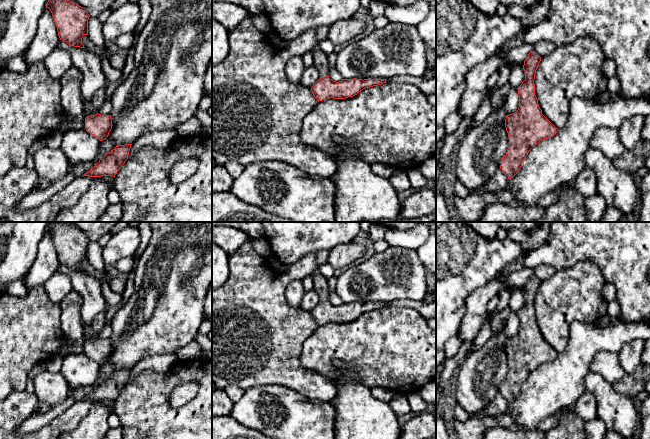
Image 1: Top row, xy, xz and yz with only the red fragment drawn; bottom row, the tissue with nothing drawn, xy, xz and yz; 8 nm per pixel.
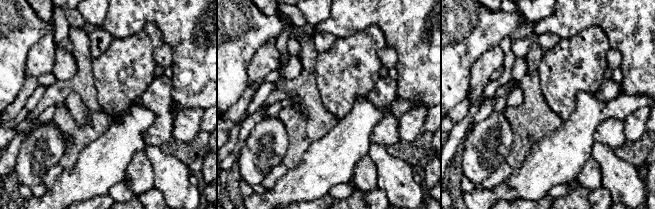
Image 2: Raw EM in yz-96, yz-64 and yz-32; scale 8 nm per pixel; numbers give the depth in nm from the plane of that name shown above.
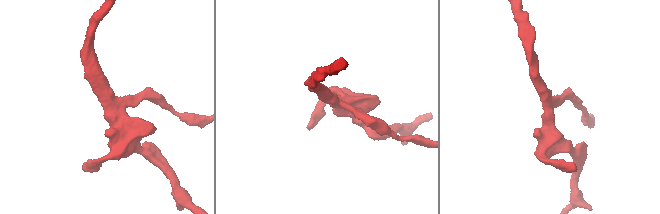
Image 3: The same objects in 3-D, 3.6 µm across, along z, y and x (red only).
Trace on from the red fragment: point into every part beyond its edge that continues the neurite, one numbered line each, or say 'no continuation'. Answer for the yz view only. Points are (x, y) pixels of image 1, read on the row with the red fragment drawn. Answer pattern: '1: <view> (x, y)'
no continuation

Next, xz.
1: xz (320, 58)

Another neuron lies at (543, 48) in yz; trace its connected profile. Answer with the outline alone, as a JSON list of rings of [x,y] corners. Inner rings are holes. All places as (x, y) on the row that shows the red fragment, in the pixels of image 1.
[[[548,40],[537,42],[533,45],[533,51],[535,51],[541,58],[551,54],[555,49],[556,45]]]

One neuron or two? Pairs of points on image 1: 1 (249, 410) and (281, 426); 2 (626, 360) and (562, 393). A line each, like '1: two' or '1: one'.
1: one
2: two

